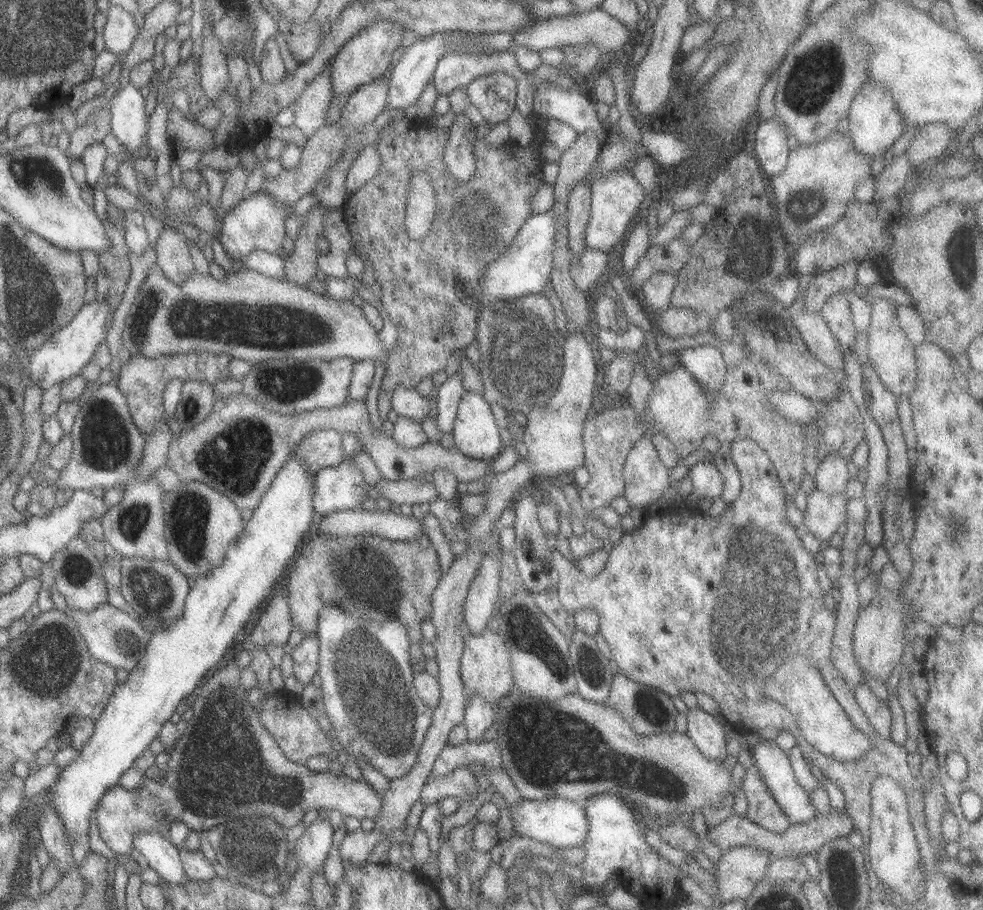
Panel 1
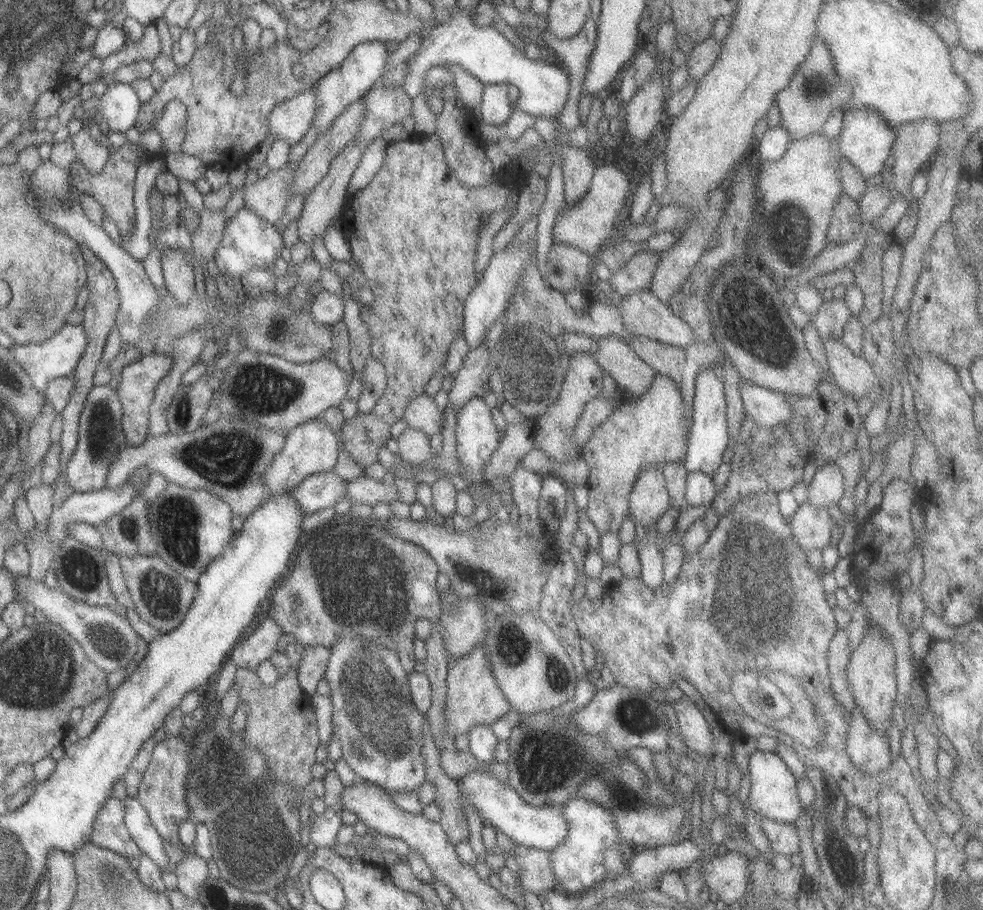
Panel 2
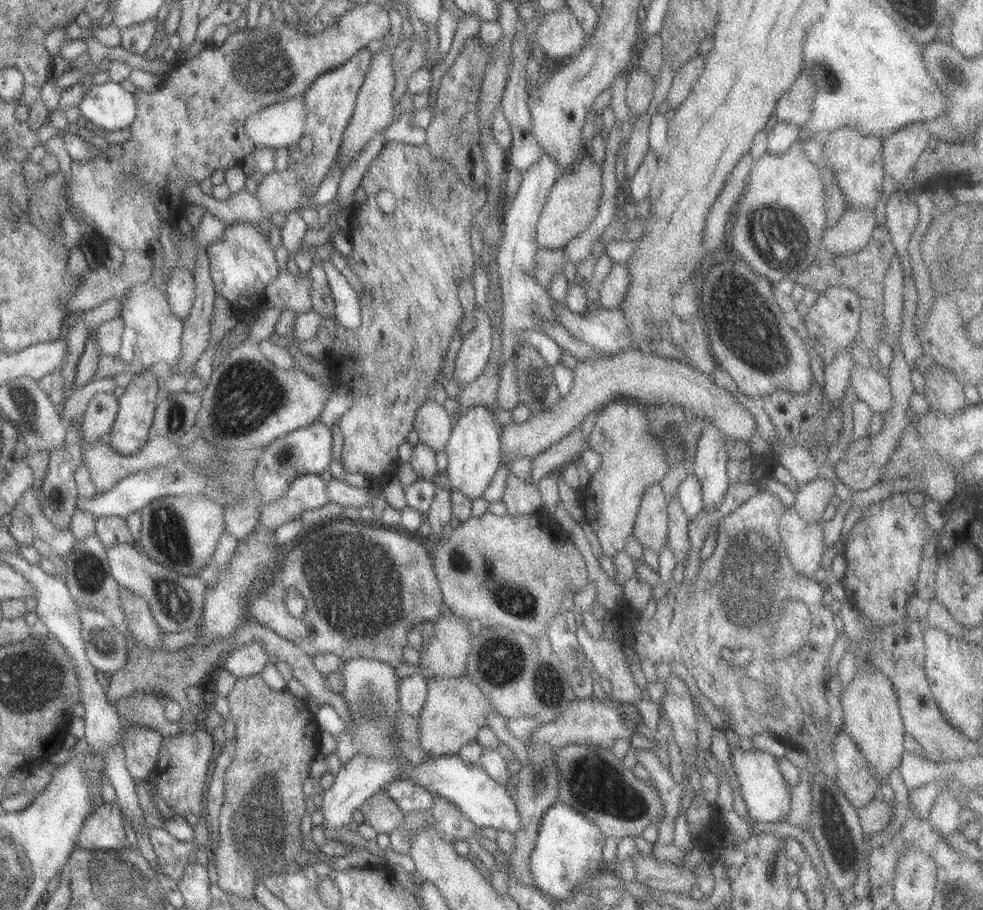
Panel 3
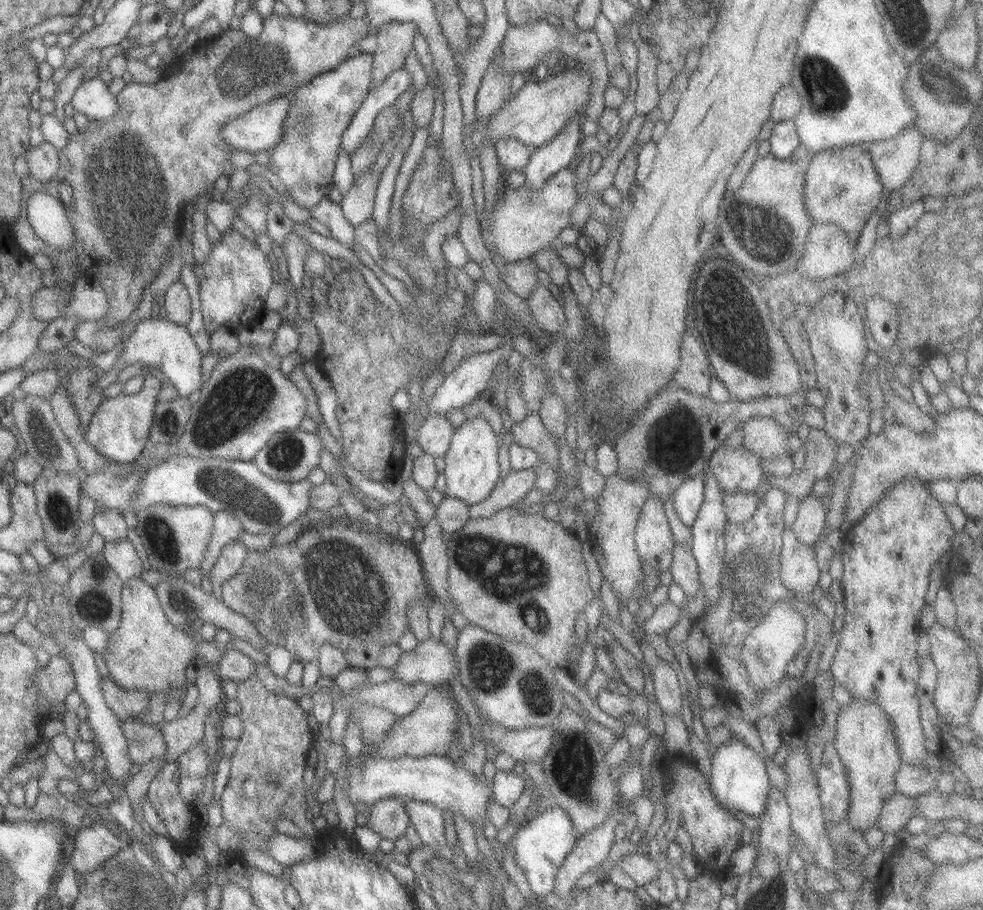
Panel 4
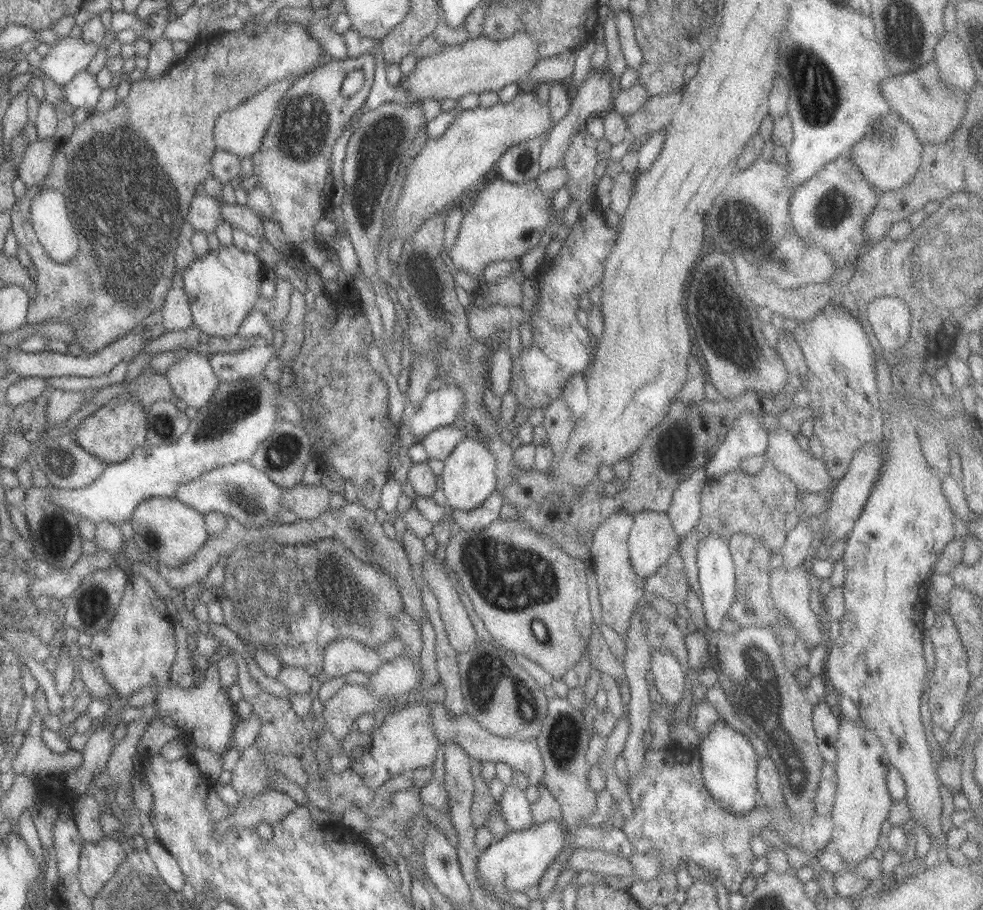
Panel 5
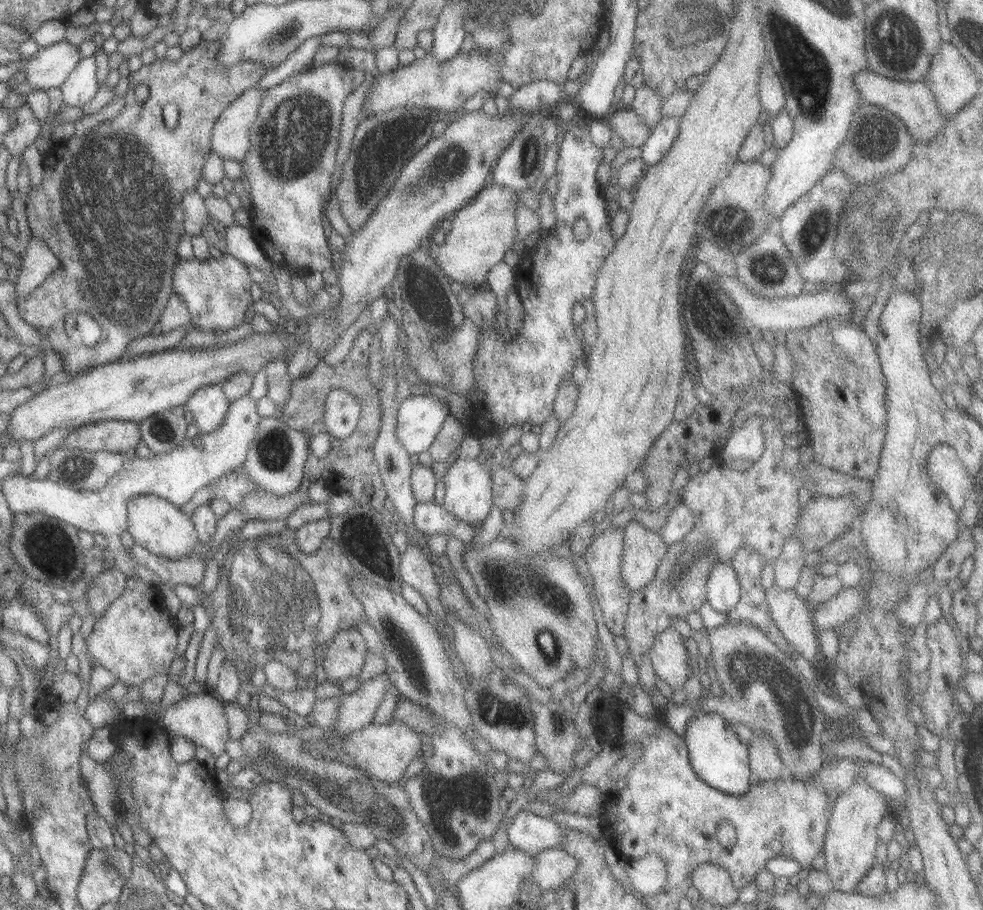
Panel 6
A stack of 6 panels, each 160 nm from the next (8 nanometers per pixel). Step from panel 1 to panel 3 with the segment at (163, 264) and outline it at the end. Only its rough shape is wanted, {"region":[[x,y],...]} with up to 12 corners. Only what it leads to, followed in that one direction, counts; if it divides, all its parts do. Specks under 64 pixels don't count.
{"region":[[177,266],[164,296],[171,314],[183,320],[194,299],[189,271]]}

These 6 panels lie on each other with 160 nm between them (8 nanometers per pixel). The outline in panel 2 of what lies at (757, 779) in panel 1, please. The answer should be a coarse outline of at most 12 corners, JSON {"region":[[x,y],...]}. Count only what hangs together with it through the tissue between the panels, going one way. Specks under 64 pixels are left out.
{"region":[[757,822],[771,854],[789,858],[800,853],[798,834],[791,823]]}

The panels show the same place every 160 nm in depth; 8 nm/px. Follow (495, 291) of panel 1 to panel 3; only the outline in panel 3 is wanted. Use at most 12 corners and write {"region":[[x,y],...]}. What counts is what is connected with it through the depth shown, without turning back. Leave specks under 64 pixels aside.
{"region":[[476,304],[450,376],[460,390],[483,373],[491,321]]}

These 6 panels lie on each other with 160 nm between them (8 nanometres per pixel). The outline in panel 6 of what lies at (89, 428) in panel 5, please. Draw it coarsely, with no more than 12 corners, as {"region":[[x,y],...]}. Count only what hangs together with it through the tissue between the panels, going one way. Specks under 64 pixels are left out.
{"region":[[103,420],[75,428],[60,446],[127,454],[139,426]]}

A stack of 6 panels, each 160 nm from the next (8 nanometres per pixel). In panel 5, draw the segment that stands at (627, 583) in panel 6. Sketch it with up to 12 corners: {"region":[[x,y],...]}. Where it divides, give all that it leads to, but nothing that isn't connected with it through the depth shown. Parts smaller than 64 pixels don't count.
{"region":[[665,513],[633,515],[632,573],[653,575],[677,544]]}

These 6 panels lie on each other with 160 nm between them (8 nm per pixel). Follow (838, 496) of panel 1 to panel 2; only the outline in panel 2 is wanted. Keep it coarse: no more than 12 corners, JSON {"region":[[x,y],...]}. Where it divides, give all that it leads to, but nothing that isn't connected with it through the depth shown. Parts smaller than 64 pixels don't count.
{"region":[[798,504],[787,520],[804,554],[827,547],[835,525],[826,508]]}

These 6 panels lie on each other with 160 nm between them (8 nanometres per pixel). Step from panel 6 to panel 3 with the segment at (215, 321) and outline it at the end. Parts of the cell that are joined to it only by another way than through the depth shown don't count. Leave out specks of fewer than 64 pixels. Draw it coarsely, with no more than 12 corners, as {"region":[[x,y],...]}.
{"region":[[247,222],[205,247],[216,296],[257,312],[278,275],[267,237]]}

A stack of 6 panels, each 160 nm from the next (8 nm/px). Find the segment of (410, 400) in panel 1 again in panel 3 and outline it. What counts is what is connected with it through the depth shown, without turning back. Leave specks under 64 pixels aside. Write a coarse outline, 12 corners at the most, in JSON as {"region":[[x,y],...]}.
{"region":[[425,400],[412,430],[418,443],[446,448],[451,420],[443,406]]}

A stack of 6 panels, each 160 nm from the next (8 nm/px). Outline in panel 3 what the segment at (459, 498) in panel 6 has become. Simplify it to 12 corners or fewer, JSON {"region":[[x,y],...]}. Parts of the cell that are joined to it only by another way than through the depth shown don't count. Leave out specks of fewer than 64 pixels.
{"region":[[486,407],[453,424],[443,474],[479,498],[499,462],[501,428]]}

